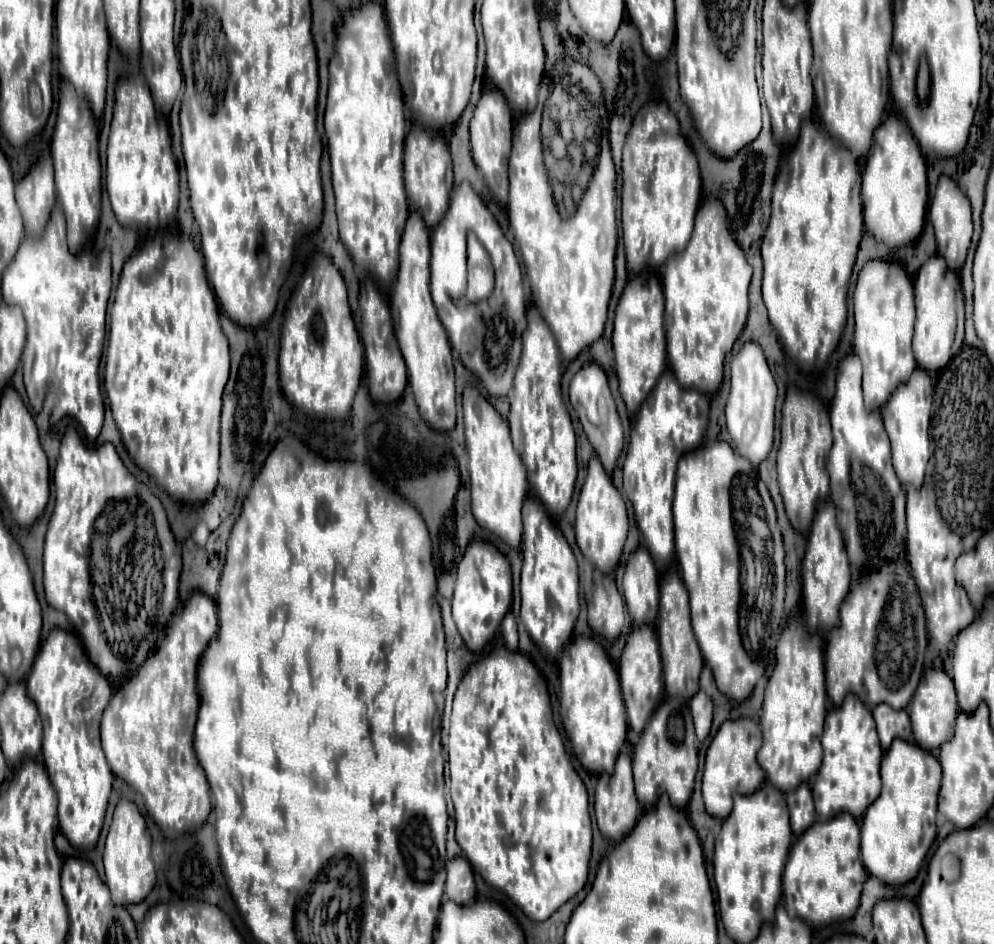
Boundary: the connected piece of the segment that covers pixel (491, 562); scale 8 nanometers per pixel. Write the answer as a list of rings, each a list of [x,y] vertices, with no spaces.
[[[470,540],[462,562],[458,564],[452,616],[460,636],[472,652],[480,652],[484,644],[496,634],[502,616],[512,602],[512,570],[508,558],[490,542]]]

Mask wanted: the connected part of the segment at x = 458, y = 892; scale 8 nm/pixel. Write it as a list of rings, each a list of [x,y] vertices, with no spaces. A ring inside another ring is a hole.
[[[456,856],[446,864],[446,896],[458,904],[468,904],[474,900],[476,886],[474,886],[474,872],[470,862],[462,856]]]

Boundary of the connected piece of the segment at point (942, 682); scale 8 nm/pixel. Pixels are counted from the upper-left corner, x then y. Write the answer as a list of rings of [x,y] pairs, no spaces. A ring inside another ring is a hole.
[[[928,668],[916,688],[914,698],[908,704],[908,712],[916,744],[926,750],[940,748],[946,742],[946,736],[950,736],[950,724],[954,724],[954,716],[958,714],[958,702],[952,678],[942,668]]]

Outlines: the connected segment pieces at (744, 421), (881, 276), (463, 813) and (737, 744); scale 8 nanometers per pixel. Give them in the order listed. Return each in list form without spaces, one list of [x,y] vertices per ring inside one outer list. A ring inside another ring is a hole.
[[[746,342],[742,350],[730,360],[730,394],[726,400],[726,428],[734,440],[736,452],[748,458],[752,464],[760,464],[774,442],[774,406],[776,406],[776,382],[766,364],[762,346]]]
[[[868,260],[858,274],[858,284],[854,290],[854,318],[856,318],[856,332],[854,332],[854,350],[858,352],[862,366],[864,366],[864,400],[866,408],[882,408],[888,402],[888,396],[900,382],[906,382],[916,368],[916,360],[912,354],[912,332],[914,332],[914,286],[912,276],[908,274],[906,266],[900,262],[886,262],[886,260]]]
[[[500,646],[494,652],[490,652],[486,658],[482,658],[480,662],[468,668],[468,672],[464,674],[454,694],[454,706],[452,706],[452,718],[450,718],[450,738],[448,738],[448,762],[450,762],[450,780],[452,780],[450,794],[452,794],[452,802],[456,810],[456,840],[462,848],[462,854],[472,862],[472,868],[488,884],[506,892],[510,900],[516,906],[520,906],[528,918],[538,920],[538,922],[550,918],[552,912],[556,912],[564,902],[576,896],[588,880],[588,860],[590,860],[590,850],[592,850],[592,820],[590,820],[586,786],[582,778],[578,776],[578,772],[572,768],[572,762],[564,750],[562,736],[554,724],[546,682],[528,654]]]
[[[752,718],[728,720],[718,728],[714,740],[708,746],[702,776],[702,796],[708,814],[726,818],[730,814],[732,796],[736,792],[750,794],[756,788],[760,788],[760,784],[764,782],[764,772],[756,760],[760,744],[762,744],[762,730],[760,724]]]

